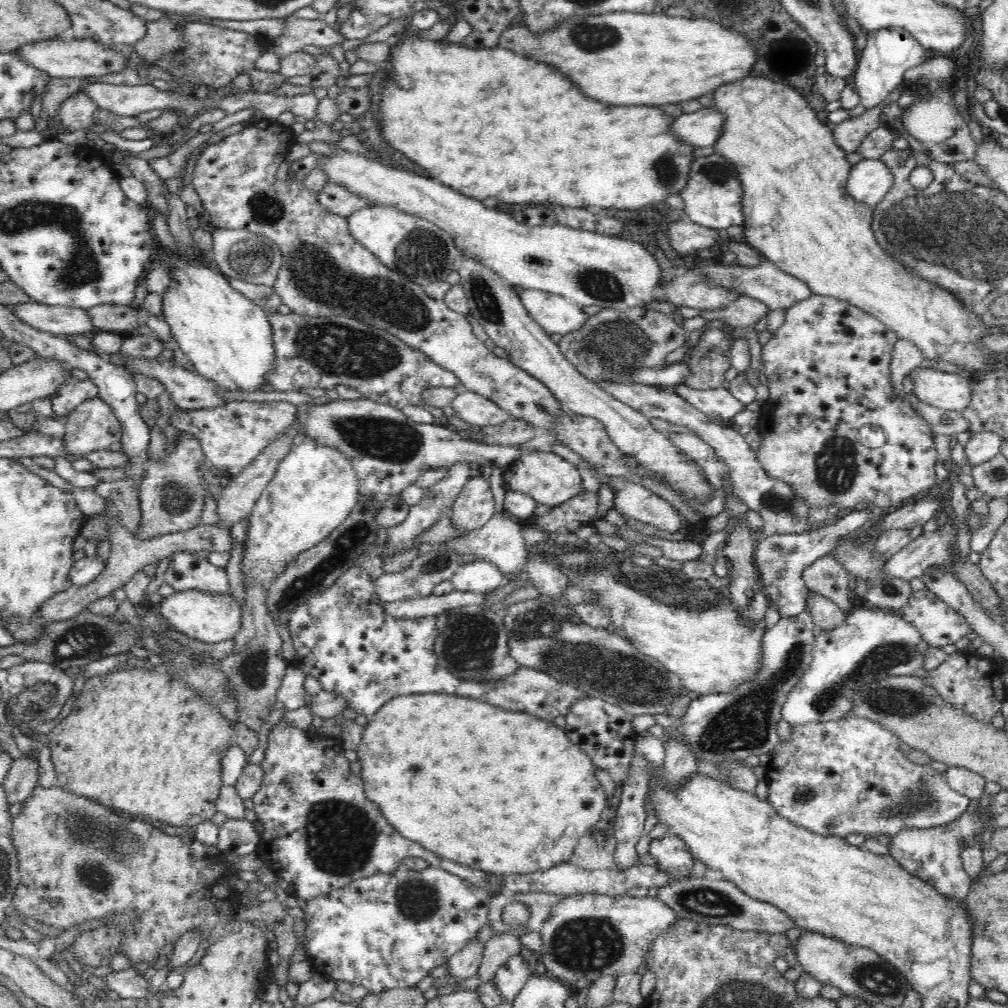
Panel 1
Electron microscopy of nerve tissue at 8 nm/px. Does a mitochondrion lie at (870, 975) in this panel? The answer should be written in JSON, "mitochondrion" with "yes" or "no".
{"mitochondrion":"yes"}

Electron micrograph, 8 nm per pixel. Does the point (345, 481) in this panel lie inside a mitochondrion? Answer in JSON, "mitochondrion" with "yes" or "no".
{"mitochondrion":"no"}

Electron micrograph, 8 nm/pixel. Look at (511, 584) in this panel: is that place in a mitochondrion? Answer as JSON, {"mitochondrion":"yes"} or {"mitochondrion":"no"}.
{"mitochondrion":"no"}

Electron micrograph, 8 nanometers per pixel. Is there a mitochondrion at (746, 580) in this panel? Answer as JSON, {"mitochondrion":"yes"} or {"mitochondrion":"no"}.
{"mitochondrion":"no"}

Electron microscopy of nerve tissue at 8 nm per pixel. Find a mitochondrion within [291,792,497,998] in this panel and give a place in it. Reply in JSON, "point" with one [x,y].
{"point":[339,837]}

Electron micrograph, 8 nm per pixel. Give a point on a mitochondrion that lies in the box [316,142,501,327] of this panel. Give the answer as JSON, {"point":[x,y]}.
{"point":[423,254]}

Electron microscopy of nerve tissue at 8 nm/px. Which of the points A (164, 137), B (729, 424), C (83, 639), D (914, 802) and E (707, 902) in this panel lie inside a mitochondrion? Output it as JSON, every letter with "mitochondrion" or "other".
{"A":"other","B":"other","C":"mitochondrion","D":"mitochondrion","E":"mitochondrion"}

